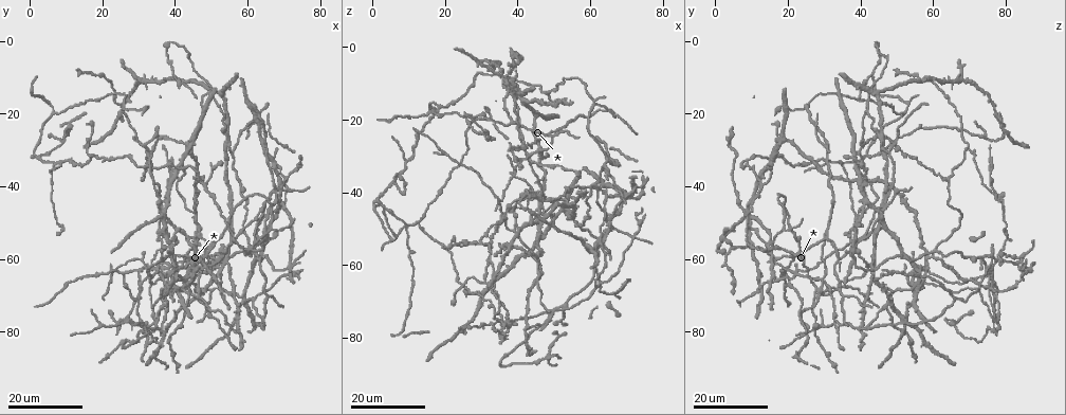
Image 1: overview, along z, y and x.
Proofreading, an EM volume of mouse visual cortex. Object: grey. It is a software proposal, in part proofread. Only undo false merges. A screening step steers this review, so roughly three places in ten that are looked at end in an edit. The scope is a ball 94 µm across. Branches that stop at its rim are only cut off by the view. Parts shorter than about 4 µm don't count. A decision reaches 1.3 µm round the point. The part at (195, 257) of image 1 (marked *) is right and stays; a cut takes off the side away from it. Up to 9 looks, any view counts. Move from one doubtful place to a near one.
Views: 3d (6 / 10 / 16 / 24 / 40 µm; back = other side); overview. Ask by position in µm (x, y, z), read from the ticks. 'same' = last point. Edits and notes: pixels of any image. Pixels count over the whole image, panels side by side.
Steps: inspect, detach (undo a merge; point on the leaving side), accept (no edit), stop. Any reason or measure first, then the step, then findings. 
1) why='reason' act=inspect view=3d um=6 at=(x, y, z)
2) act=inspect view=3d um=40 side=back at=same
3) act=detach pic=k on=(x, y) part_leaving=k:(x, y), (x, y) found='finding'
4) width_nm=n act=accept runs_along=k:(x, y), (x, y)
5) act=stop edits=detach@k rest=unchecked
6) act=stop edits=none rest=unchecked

why='branch point' act=inspect view=3d um=24 at=(7.0, 34.0, 35.5)

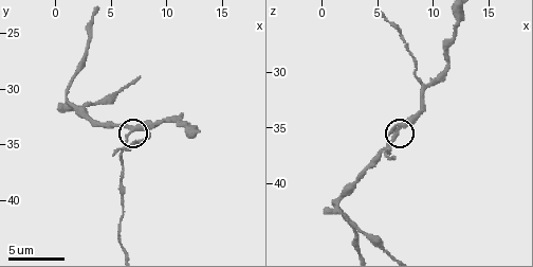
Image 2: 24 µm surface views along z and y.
act=inspect view=3d um=10 at=(6.8, 34.0, 34.8)

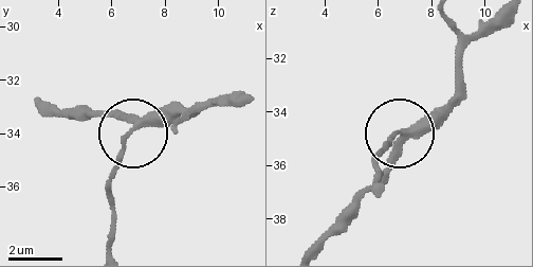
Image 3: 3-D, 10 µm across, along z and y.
width_nm=230 act=accept found='continuous, no second neuron'

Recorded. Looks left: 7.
why='three arms meet' act=inspect view=3d um=16 at=(49.5, 68.5, 73.0)

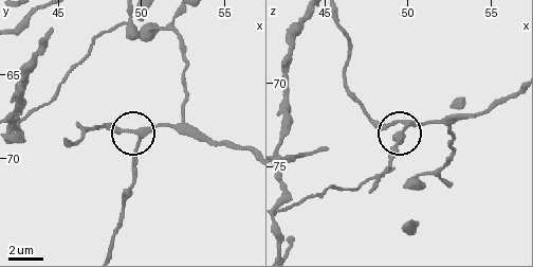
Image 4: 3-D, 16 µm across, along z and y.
why='zoom in' act=inspect view=3d um=10 at=(49.9, 68.9, 72.5)

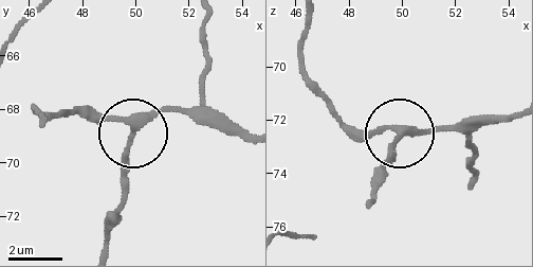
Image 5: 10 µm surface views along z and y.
width_nm=250 act=accept found='one neuron here'

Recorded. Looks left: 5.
why='branch point' act=inspect view=3d um=24 at=(42.5, 68.0, 77.5)

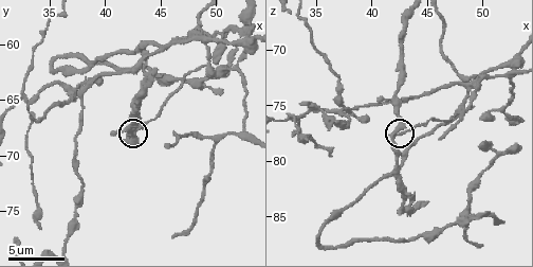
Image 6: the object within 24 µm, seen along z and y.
act=inspect view=3d um=6 at=same

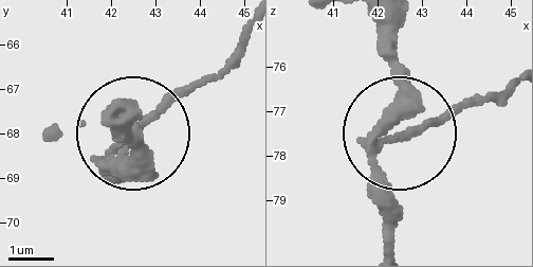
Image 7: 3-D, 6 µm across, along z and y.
width_nm=210 act=accept runs_along=7:(382, 28), (393, 135), (480, 100) found='one neuron here'

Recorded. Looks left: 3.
why='arms part here' act=inspect view=3d um=16 at=(32.6, 64.8, 76.2)

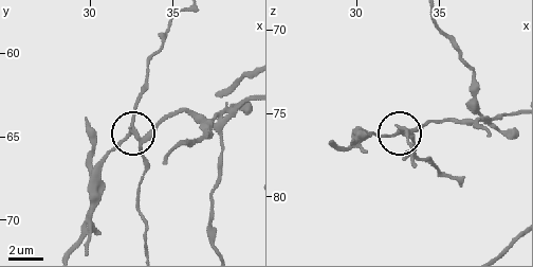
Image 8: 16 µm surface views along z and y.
side_arm_um=21 act=detach pic=8 on=(134, 114) part_leaving=8:(138, 138), (133, 109), (169, 19) found='a second neuron is stuck on'

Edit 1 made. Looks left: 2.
why='four arms meet' act=inspect view=3d um=16 at=(46.5, 69.5, 28.5)

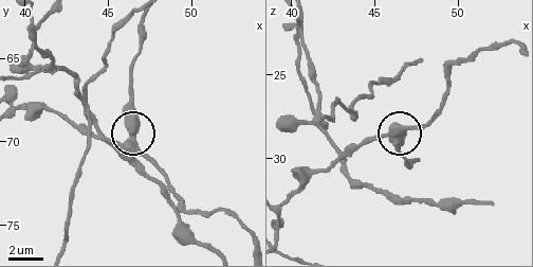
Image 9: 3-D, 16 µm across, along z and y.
act=inspect view=3d um=10 at=(46.6, 69.8, 28.5)

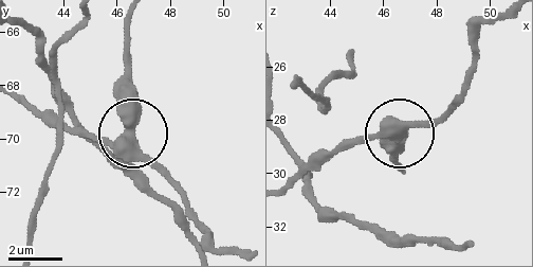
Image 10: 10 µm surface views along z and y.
width_nm=430 act=accept runs_along=10:(20, 98), (74, 129), (102, 139), (133, 137), (175, 184) found='continuous, no second neuron'

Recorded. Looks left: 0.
act=stop edits=detach@8 rest=unchecked

